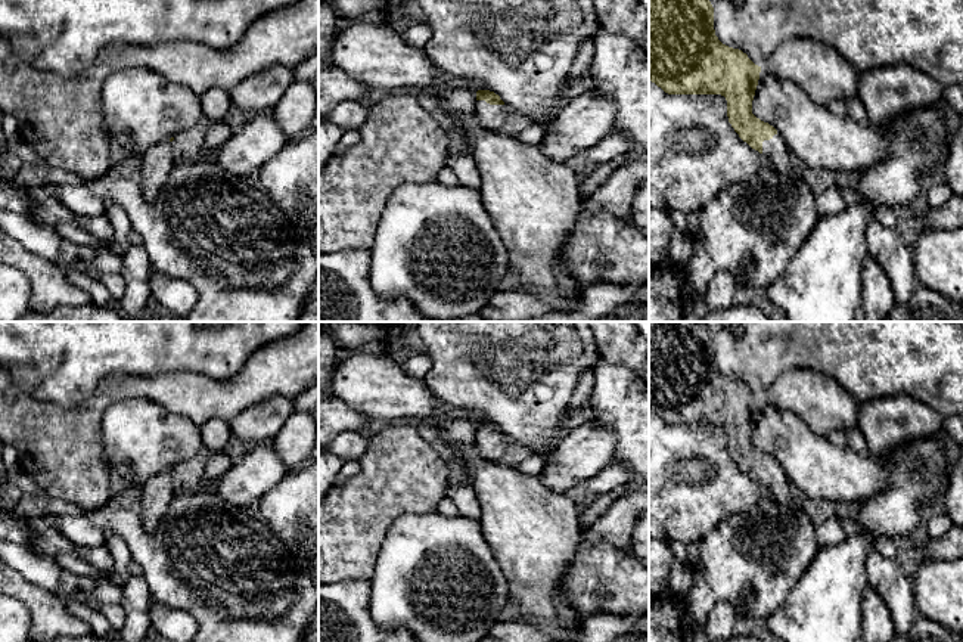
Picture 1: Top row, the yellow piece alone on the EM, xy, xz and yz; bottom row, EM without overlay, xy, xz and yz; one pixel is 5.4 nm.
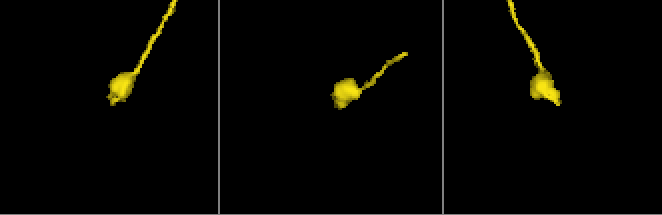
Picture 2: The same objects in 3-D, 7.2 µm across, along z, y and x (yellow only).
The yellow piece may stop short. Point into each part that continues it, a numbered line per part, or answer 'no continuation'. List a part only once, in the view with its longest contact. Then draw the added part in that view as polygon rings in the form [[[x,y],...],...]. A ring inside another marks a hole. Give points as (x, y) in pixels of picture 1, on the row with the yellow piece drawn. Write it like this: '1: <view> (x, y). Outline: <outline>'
1: yz (774, 151). Outline: [[[779,133],[774,134],[770,140],[762,142],[761,156],[764,162],[770,162],[788,182],[793,183],[799,179],[790,165],[789,149],[786,148]]]

